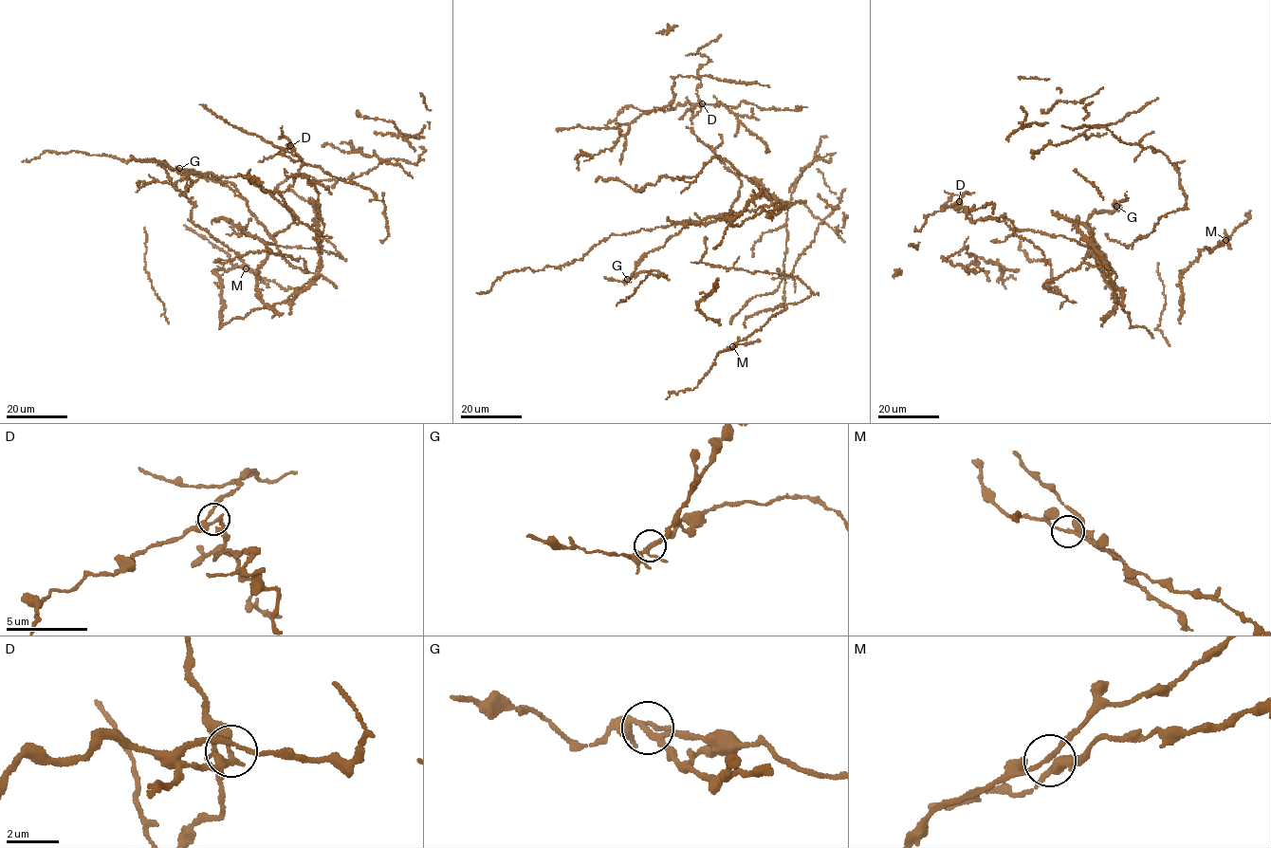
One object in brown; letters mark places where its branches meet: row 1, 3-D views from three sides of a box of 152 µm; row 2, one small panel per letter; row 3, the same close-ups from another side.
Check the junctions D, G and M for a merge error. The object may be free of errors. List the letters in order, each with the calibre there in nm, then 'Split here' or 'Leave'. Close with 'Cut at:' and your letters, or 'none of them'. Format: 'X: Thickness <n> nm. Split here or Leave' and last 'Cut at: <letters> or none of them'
D: Thickness 260 nm. Leave
G: Thickness 200 nm. Split here
M: Thickness 170 nm. Leave
Cut at: G

